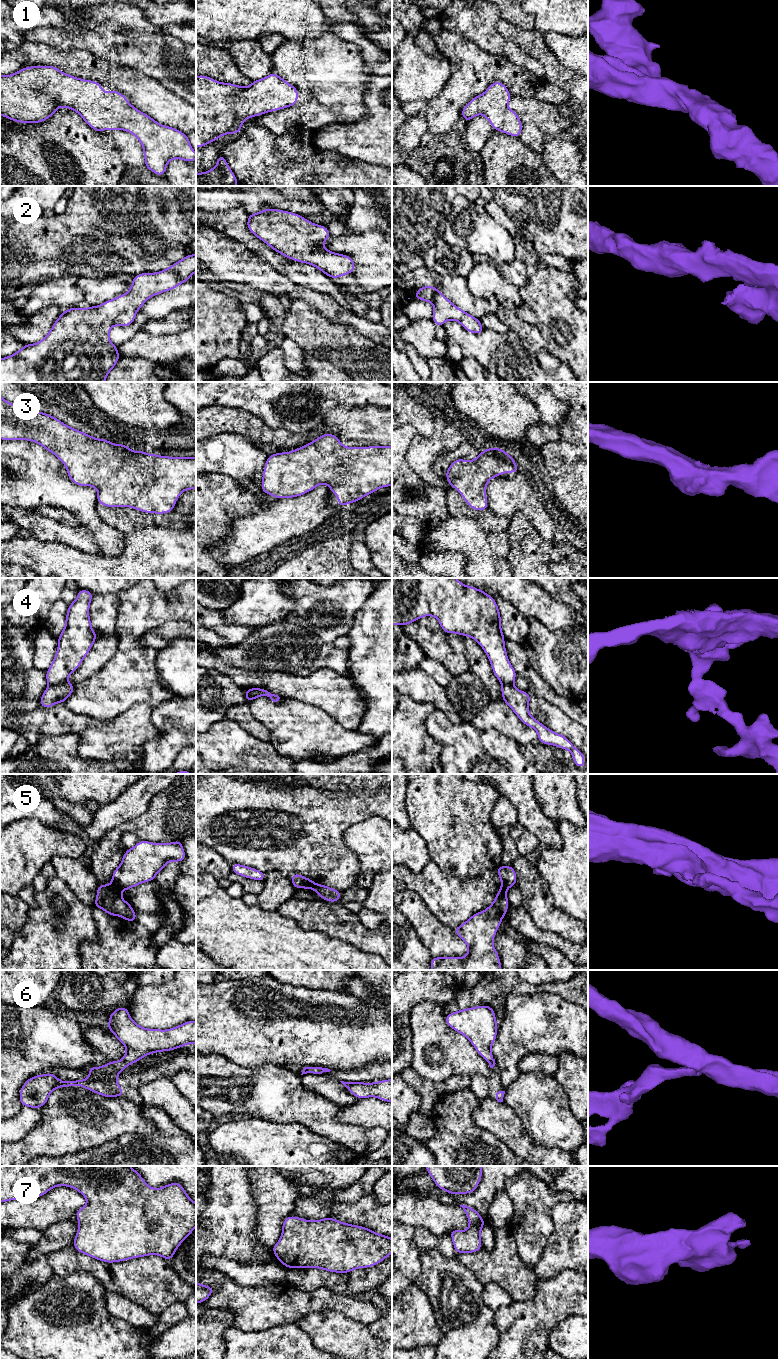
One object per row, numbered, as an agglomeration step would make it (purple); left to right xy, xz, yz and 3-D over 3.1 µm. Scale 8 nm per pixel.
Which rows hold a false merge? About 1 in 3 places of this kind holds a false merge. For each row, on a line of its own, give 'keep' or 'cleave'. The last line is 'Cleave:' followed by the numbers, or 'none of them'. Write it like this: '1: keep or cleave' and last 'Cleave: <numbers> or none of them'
1: keep
2: keep
3: keep
4: cleave
5: cleave
6: cleave
7: keep
Cleave: 4, 5, 6

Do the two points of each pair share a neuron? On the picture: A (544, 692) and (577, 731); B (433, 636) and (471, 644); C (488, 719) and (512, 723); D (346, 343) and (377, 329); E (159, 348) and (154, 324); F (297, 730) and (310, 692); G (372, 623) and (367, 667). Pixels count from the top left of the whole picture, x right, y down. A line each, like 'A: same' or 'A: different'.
A: different
B: different
C: same
D: different
E: different
F: different
G: same

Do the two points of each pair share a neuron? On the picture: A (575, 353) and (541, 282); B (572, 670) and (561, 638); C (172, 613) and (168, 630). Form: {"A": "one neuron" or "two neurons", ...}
{"A": "one neuron", "B": "one neuron", "C": "two neurons"}

